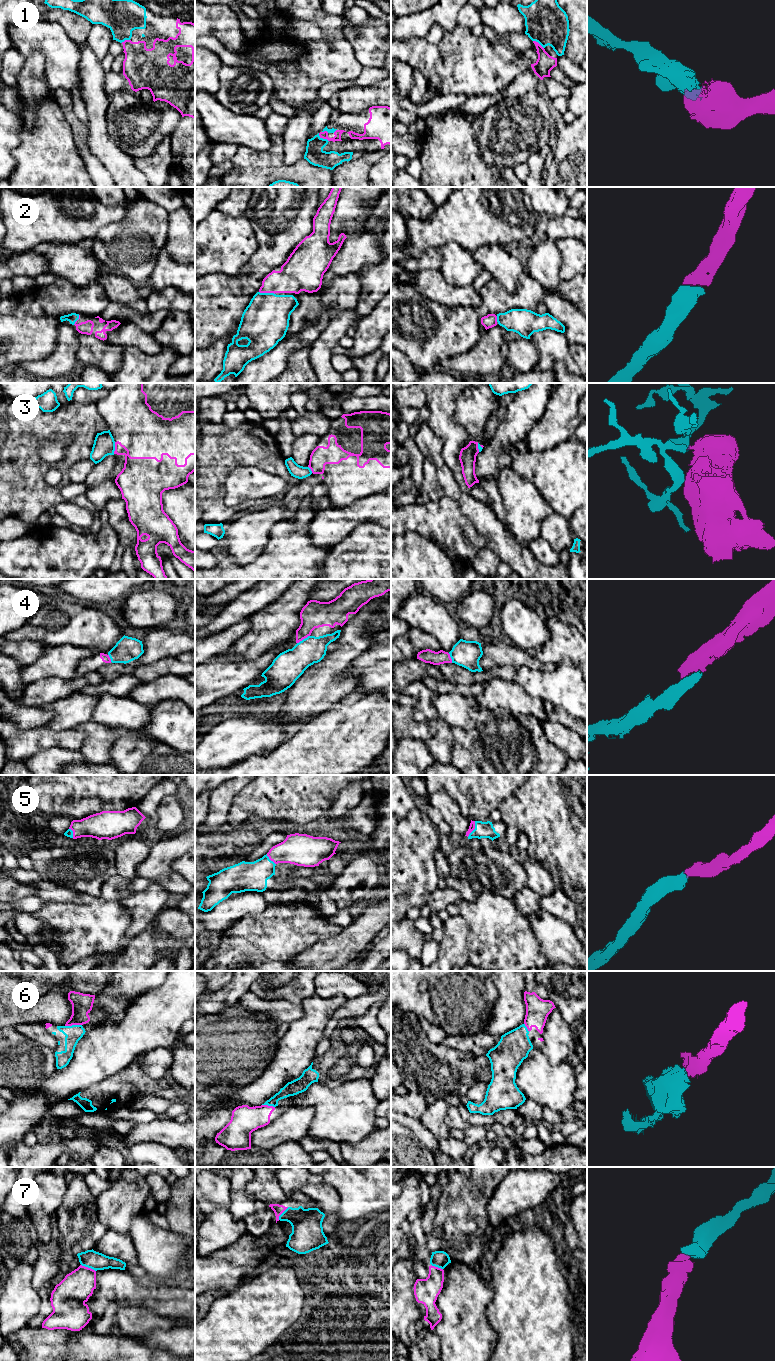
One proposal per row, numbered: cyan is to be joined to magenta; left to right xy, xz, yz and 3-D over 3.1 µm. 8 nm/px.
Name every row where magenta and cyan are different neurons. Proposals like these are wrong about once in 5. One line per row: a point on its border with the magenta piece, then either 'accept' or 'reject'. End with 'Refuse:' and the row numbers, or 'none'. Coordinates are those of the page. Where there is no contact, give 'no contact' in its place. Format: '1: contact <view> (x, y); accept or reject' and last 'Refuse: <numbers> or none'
1: contact xz (323, 138); accept
2: contact xz (267, 292); accept
3: contact xy (115, 448); reject
4: contact xz (303, 638); accept
5: contact yz (473, 829); accept
6: contact xy (73, 1024); accept
7: contact xy (87, 1267); accept
Refuse: 3

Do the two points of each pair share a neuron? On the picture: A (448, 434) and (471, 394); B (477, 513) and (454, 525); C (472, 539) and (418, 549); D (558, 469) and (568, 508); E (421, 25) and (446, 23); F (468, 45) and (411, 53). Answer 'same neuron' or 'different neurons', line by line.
A: different neurons
B: different neurons
C: different neurons
D: same neuron
E: same neuron
F: same neuron

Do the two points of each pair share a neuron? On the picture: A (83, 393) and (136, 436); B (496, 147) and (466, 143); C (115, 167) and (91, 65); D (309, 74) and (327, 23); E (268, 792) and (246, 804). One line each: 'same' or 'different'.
A: different
B: different
C: same
D: same
E: same

